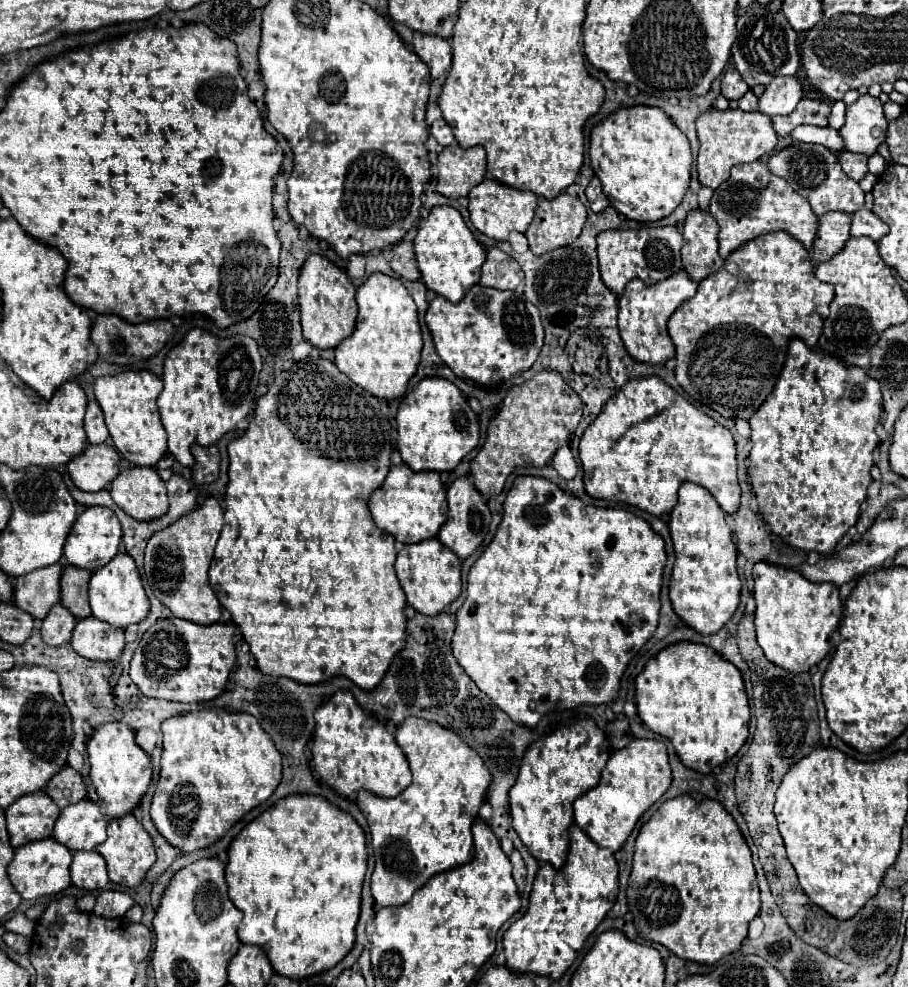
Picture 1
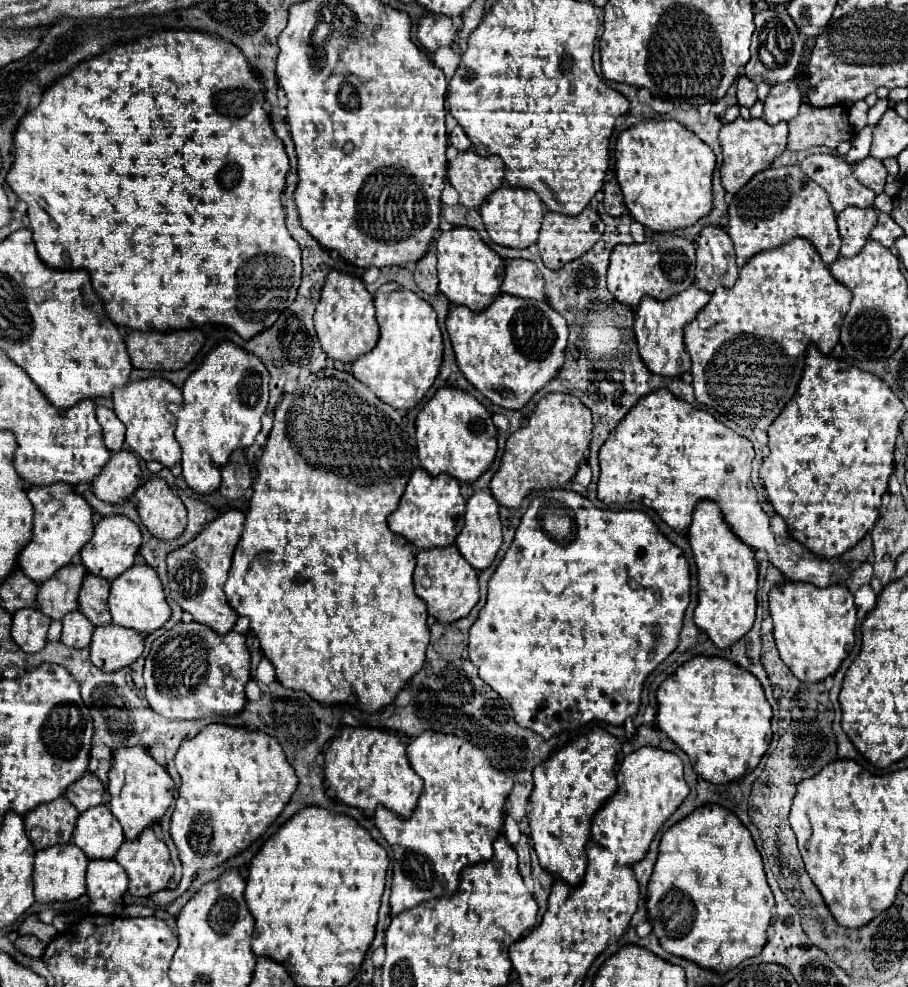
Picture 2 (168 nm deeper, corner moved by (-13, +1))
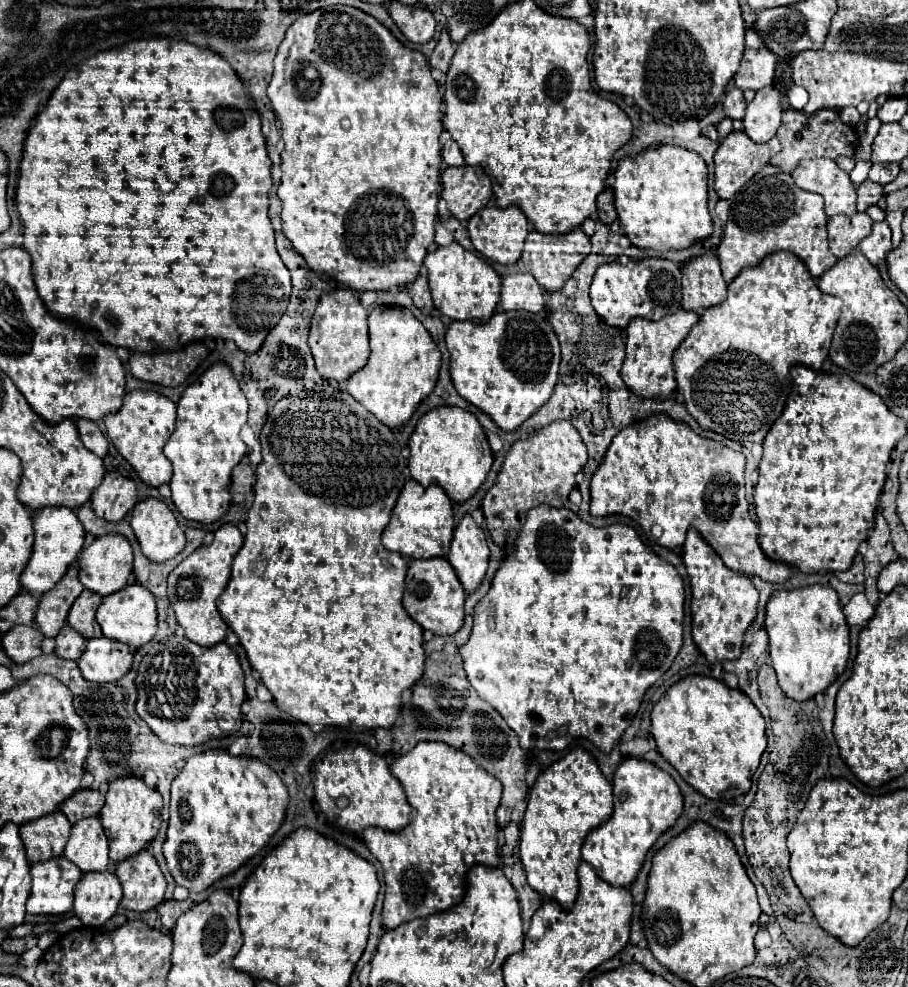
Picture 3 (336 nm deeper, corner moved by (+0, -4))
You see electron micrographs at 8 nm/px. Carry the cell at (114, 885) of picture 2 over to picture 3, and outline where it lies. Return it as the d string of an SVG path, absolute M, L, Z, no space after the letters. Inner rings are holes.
M84 873L74 889L74 913L84 925L100 927L118 909L122 899L114 873Z

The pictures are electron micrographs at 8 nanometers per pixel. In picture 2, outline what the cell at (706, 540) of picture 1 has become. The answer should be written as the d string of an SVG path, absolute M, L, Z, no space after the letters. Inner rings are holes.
M701 500L697 504L693 512L693 524L689 526L689 542L699 578L699 604L695 608L695 624L711 638L717 648L725 650L739 642L755 622L755 596L759 580L755 552L733 534L733 530L725 524L719 506L711 500Z

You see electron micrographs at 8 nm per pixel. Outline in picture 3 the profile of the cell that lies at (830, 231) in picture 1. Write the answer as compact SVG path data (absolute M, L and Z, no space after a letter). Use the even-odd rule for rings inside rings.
M866 213L834 215L828 219L828 241L830 251L840 259L846 257L856 245L870 235L872 219Z

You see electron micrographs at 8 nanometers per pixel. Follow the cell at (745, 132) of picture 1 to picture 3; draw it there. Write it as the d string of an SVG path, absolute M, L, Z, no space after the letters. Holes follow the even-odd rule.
M732 131L728 133L720 145L718 151L714 153L714 165L716 165L716 173L714 173L714 189L718 193L720 199L730 199L736 191L740 191L740 187L752 179L756 173L760 173L772 155L776 155L780 151L780 141L778 137L772 137L768 143L754 143L744 131Z

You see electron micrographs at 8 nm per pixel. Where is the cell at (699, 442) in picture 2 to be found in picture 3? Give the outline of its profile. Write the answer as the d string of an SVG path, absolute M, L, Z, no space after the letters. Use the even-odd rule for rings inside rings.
M654 413L638 423L628 425L612 439L602 463L598 465L590 481L590 513L594 517L612 513L632 517L646 531L650 541L670 549L682 545L688 527L694 527L722 557L726 567L742 571L750 577L758 575L770 583L786 583L792 575L792 567L788 567L788 563L772 561L760 547L758 523L752 521L748 501L744 497L744 465L746 461L742 453L732 451L720 441L700 437L684 421L674 421L664 413Z

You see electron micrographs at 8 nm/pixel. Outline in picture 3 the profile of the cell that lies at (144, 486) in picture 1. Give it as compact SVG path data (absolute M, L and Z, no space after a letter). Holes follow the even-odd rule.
M148 497L134 505L130 511L130 527L142 547L142 553L150 561L172 559L182 551L186 537L178 527L174 513L168 505L156 497Z

